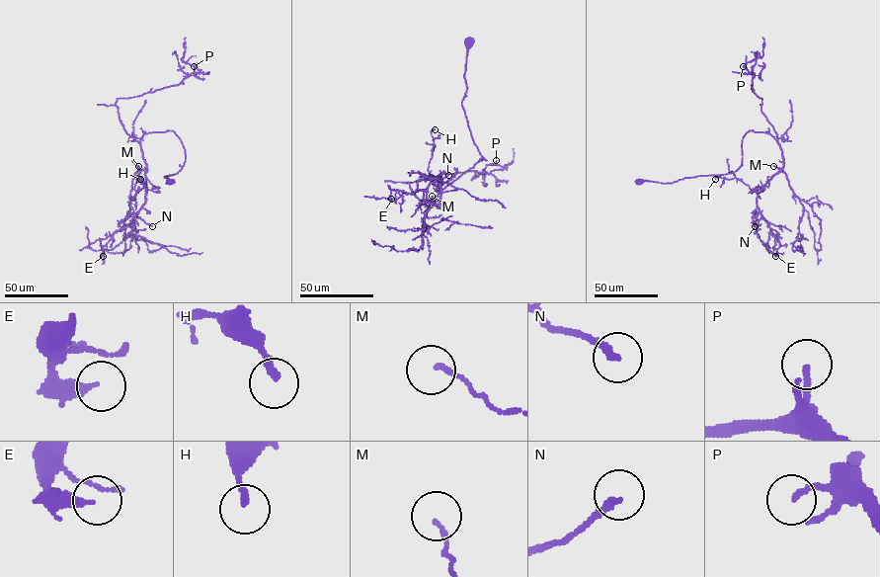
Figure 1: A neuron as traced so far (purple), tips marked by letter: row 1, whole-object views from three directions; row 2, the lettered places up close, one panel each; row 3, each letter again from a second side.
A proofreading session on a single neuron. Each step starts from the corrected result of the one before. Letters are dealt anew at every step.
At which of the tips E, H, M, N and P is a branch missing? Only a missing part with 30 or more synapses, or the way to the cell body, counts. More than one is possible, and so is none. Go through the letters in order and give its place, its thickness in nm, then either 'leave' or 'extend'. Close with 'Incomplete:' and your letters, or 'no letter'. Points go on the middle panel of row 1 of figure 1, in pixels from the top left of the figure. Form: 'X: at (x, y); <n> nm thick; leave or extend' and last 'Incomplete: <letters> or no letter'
E: at (391, 199); 300 nm thick; leave
H: at (435, 129); 200 nm thick; leave
M: at (432, 196); 120 nm thick; leave
N: at (448, 175); 190 nm thick; leave
P: at (496, 160); 170 nm thick; leave
Incomplete: no letter

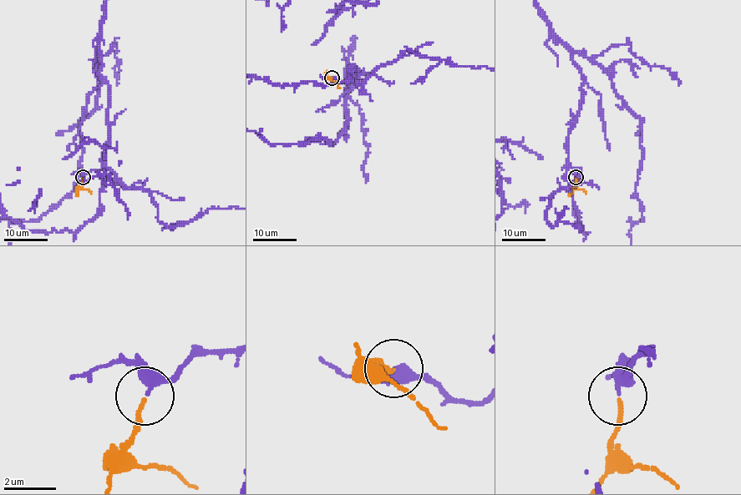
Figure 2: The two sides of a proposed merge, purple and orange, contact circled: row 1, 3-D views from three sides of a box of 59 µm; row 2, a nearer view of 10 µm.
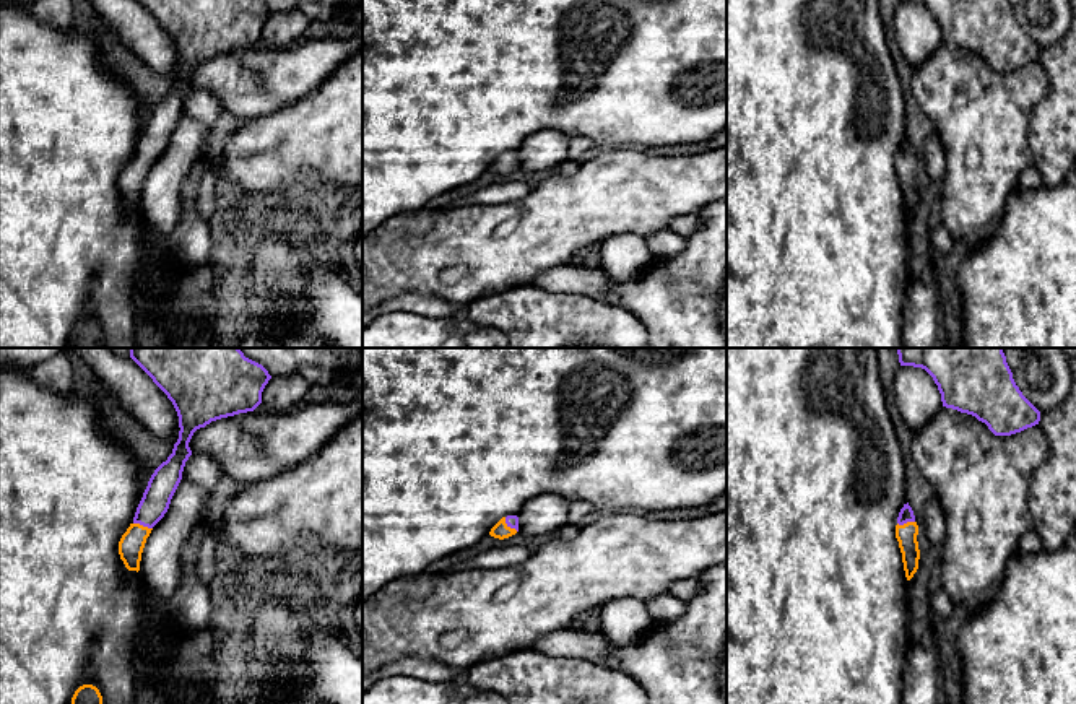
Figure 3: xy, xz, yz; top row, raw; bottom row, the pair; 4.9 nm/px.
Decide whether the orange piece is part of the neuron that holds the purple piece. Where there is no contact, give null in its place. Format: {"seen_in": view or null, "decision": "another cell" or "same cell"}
{"seen_in": "xy", "decision": "same cell"}

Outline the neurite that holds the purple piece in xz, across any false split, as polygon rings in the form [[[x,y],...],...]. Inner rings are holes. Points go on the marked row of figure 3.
[[[507,515],[502,517],[489,532],[491,537],[504,540],[518,532],[518,517],[517,515]]]

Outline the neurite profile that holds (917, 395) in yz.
[[[900,366],[894,392],[899,411],[912,432],[920,431],[943,406],[938,385],[922,367]]]

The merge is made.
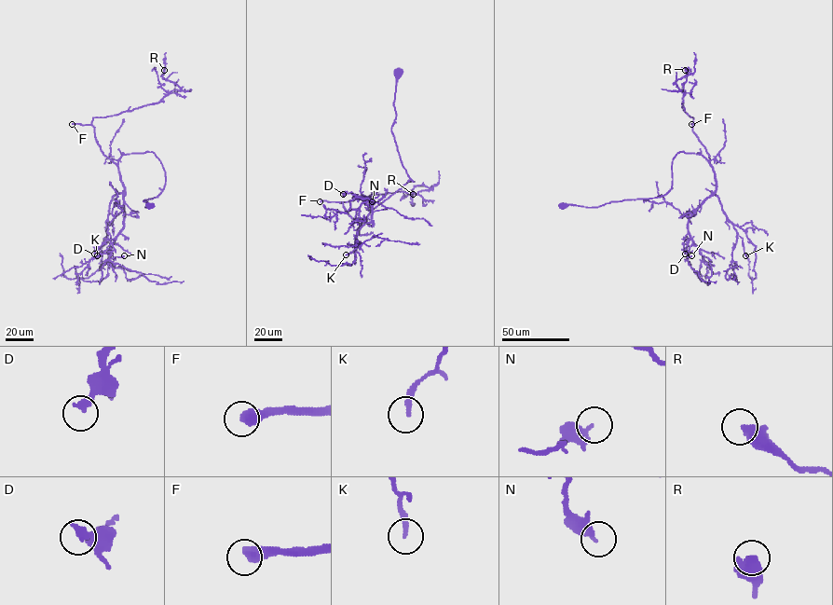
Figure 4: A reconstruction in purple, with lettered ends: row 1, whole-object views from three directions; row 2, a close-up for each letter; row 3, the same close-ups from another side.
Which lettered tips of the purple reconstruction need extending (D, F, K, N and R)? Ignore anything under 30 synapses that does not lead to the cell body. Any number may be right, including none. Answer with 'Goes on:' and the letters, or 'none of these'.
Goes on: D, F

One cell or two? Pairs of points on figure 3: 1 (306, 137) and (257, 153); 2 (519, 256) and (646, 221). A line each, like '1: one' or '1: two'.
1: one
2: one

